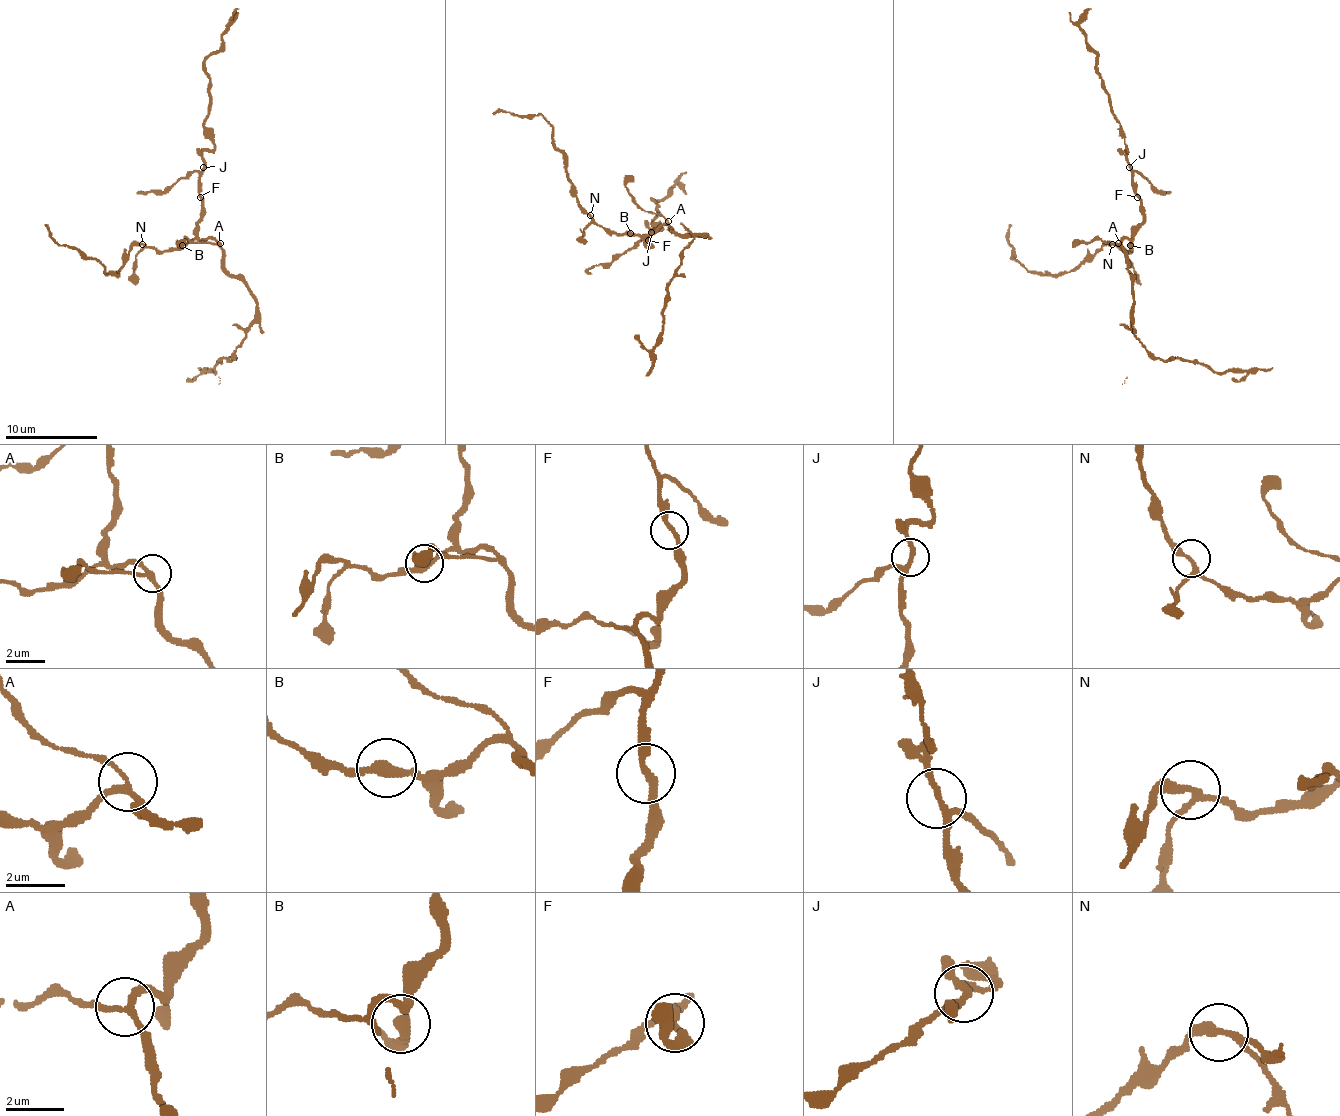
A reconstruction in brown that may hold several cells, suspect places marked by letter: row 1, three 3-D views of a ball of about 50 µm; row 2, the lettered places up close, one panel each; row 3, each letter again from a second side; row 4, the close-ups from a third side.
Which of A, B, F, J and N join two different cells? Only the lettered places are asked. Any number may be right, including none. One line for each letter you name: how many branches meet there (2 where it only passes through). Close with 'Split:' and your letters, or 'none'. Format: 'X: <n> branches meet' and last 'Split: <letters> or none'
A: 3 branches meet
Split: A

